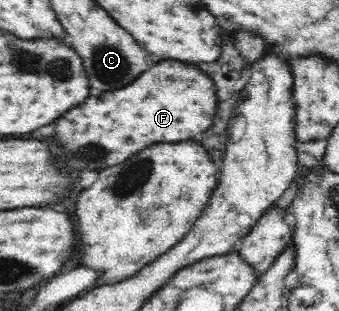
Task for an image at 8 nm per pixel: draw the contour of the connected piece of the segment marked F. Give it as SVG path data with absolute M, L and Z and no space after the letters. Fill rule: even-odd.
M164 59L144 71L128 87L108 91L100 99L88 97L82 105L62 115L62 119L56 121L56 139L62 157L56 161L58 167L66 167L66 173L84 167L100 171L126 161L152 143L176 143L206 131L217 112L216 87L212 79L194 65ZM70 157L86 159L86 163L70 167Z

